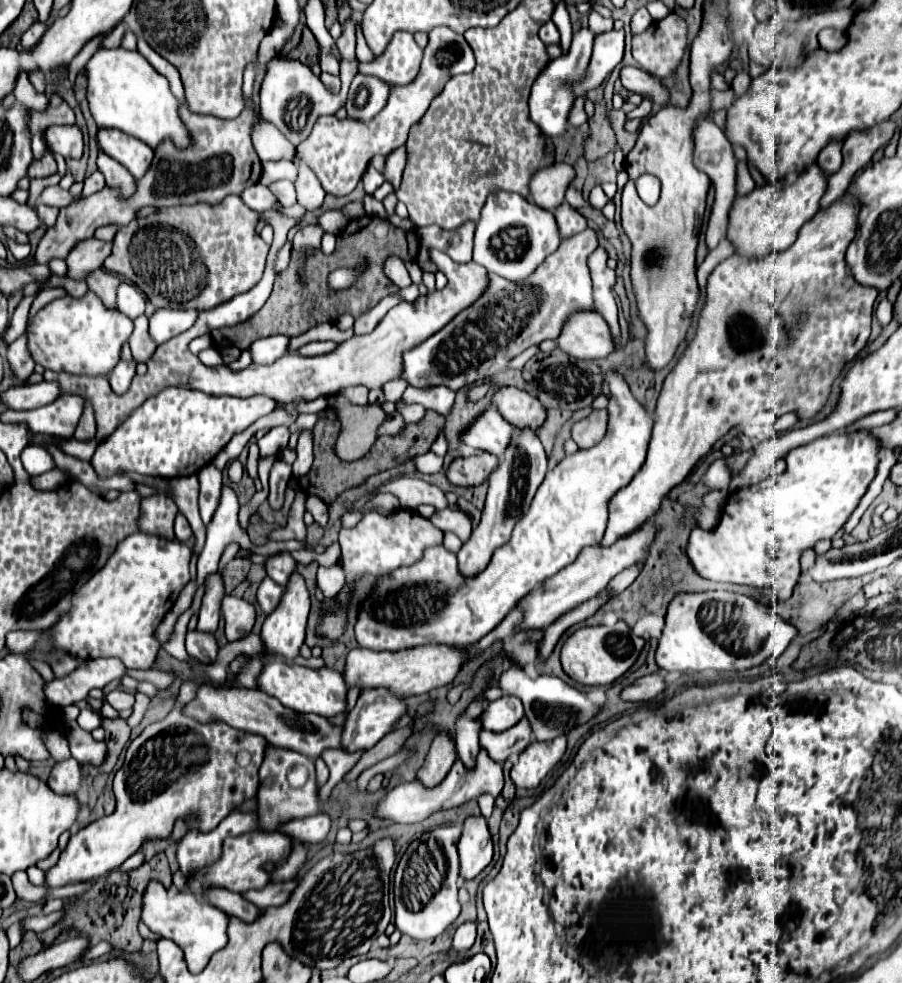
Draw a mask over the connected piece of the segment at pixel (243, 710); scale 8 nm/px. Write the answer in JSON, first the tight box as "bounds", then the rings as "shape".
{"bounds":[186,687,344,759],"shape":[[[200,687],[196,699],[186,707],[186,715],[194,715],[194,719],[208,723],[210,719],[220,719],[230,727],[250,731],[256,735],[266,737],[272,745],[294,749],[306,757],[318,759],[324,749],[344,749],[342,747],[342,727],[332,725],[328,719],[318,717],[314,713],[296,713],[286,709],[278,699],[266,695],[258,689],[244,689],[244,687],[224,687],[222,691],[214,687]]]}

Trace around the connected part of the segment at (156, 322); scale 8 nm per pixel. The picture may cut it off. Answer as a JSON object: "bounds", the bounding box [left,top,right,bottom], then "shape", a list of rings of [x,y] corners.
{"bounds":[150,309,200,345],"shape":[[[158,309],[154,311],[154,315],[150,317],[150,337],[156,345],[166,343],[168,339],[188,331],[196,319],[198,319],[200,311],[198,309]]]}

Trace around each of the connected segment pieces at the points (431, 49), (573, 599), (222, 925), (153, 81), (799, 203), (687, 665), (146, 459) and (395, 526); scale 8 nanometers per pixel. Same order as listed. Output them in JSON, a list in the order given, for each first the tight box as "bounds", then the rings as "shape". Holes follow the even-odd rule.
[{"bounds":[296,27,474,197],"shape":[[[436,27],[430,31],[430,41],[424,49],[424,59],[416,79],[404,87],[392,87],[386,107],[370,123],[360,123],[352,119],[336,119],[334,115],[324,115],[316,121],[310,137],[296,147],[296,159],[306,163],[318,177],[322,189],[334,197],[348,195],[366,171],[368,161],[374,155],[388,155],[390,151],[402,147],[408,137],[408,129],[422,119],[430,101],[442,93],[446,81],[460,73],[470,73],[474,69],[474,53],[466,39],[452,31],[450,27]]]},{"bounds":[520,523,660,629],"shape":[[[646,523],[644,527],[640,527],[638,531],[628,535],[626,539],[616,541],[612,547],[586,547],[578,555],[576,563],[564,567],[558,575],[546,579],[542,587],[534,589],[532,593],[528,593],[524,597],[526,607],[524,607],[524,621],[522,621],[520,629],[540,629],[540,627],[552,625],[564,613],[568,613],[574,607],[578,607],[580,603],[586,603],[586,601],[594,599],[596,595],[600,595],[606,589],[606,585],[624,569],[628,569],[636,563],[646,563],[650,545],[654,543],[658,531],[660,531],[658,525]]]},{"bounds":[142,881,228,967],"shape":[[[152,881],[144,893],[144,909],[142,921],[150,927],[150,931],[160,933],[164,939],[170,939],[180,945],[184,951],[188,967],[204,967],[212,953],[226,947],[228,941],[228,915],[222,913],[218,907],[200,901],[196,895],[188,891],[180,891],[178,895],[170,897],[168,891]]]},{"bounds":[86,49,192,149],"shape":[[[100,49],[86,63],[88,71],[88,103],[94,121],[100,129],[118,129],[136,137],[156,149],[162,141],[170,139],[174,147],[186,149],[192,143],[190,131],[182,123],[178,111],[180,101],[170,91],[170,83],[160,75],[138,51]]]},{"bounds":[726,163,828,257],"shape":[[[818,163],[804,167],[794,183],[780,181],[778,187],[774,187],[772,183],[756,187],[752,193],[734,201],[726,239],[730,239],[736,245],[736,253],[748,257],[762,257],[790,247],[800,227],[820,211],[820,199],[826,193],[826,187],[828,175],[822,171]]]},{"bounds":[656,593,734,671],"shape":[[[684,593],[676,595],[674,601],[668,605],[666,615],[666,627],[662,631],[658,651],[656,651],[656,663],[660,669],[666,671],[734,671],[734,655],[726,651],[726,647],[718,647],[718,631],[710,629],[712,619],[716,617],[716,603],[718,593]]]},{"bounds":[92,387,276,479],"shape":[[[164,387],[158,395],[146,399],[132,415],[104,439],[92,457],[92,467],[100,479],[110,479],[118,473],[142,473],[158,477],[196,475],[206,463],[228,445],[228,441],[246,431],[260,417],[272,413],[276,401],[264,395],[238,399],[228,395],[206,395],[182,387]],[[126,455],[130,471],[126,471]]]},{"bounds":[340,511,442,581],"shape":[[[408,511],[408,517],[402,513],[394,513],[392,517],[382,517],[378,513],[368,513],[354,529],[342,529],[340,533],[340,549],[346,579],[354,581],[354,577],[362,573],[384,575],[402,565],[414,565],[426,547],[442,543],[442,531],[436,529],[428,519],[420,517],[416,511]]]}]

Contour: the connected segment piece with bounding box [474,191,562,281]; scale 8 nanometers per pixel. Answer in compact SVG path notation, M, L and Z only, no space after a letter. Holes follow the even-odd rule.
M500 191L488 197L484 209L482 209L482 217L476 225L476 233L474 233L474 261L482 267L486 267L490 273L496 273L504 279L512 279L512 281L526 281L530 275L534 275L534 271L544 263L544 259L548 255L552 255L558 245L560 245L560 231L556 225L556 219L550 211L540 209L538 205L522 199L516 193L508 193L508 191ZM508 227L524 227L526 235L528 235L528 249L524 251L524 255L518 255L516 261L502 261L498 259L494 247L492 247L492 237L506 231Z

